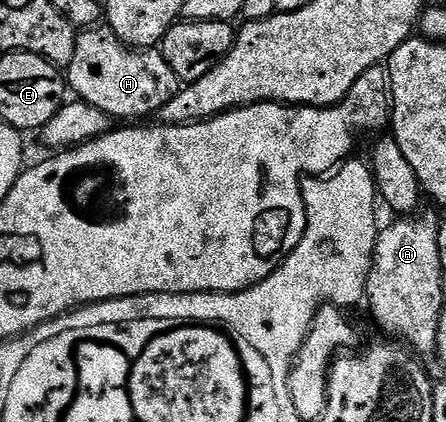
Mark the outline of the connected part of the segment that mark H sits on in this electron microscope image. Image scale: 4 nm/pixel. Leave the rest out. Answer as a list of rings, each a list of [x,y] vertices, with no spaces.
[[[97,24],[95,26],[83,27],[76,35],[74,44],[74,60],[66,67],[66,86],[72,90],[79,101],[90,104],[102,112],[106,112],[113,120],[128,118],[124,120],[144,120],[147,114],[159,115],[160,109],[174,96],[180,93],[182,83],[179,76],[166,64],[163,53],[156,48],[133,48],[128,46],[107,24]]]

